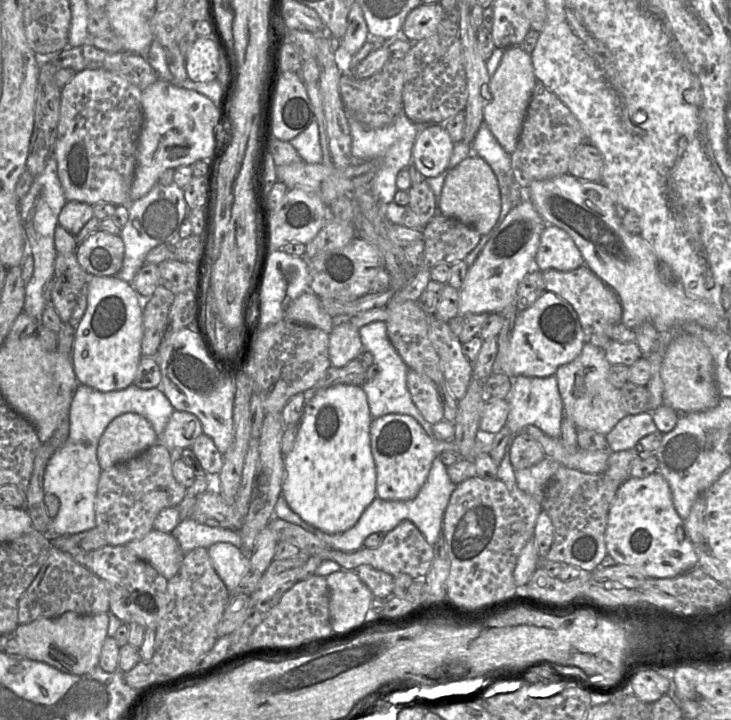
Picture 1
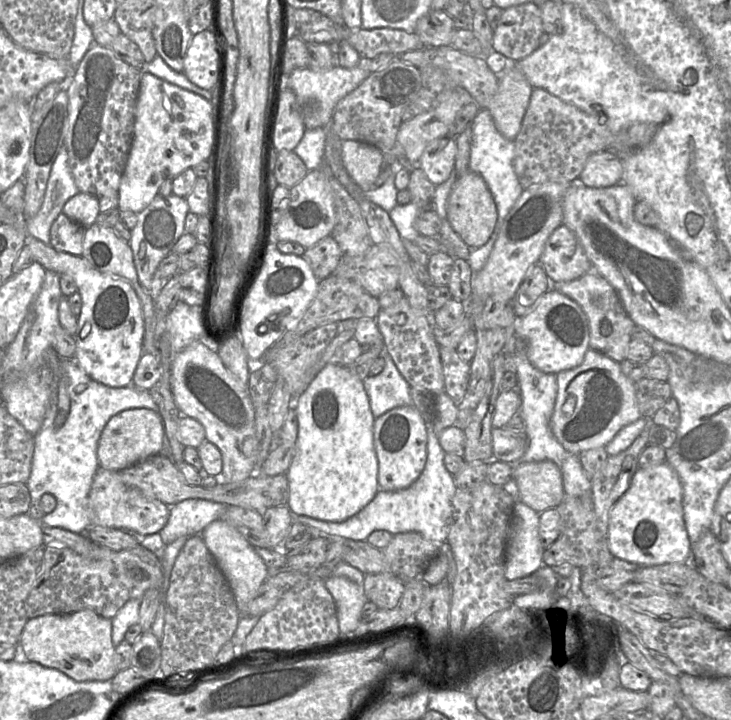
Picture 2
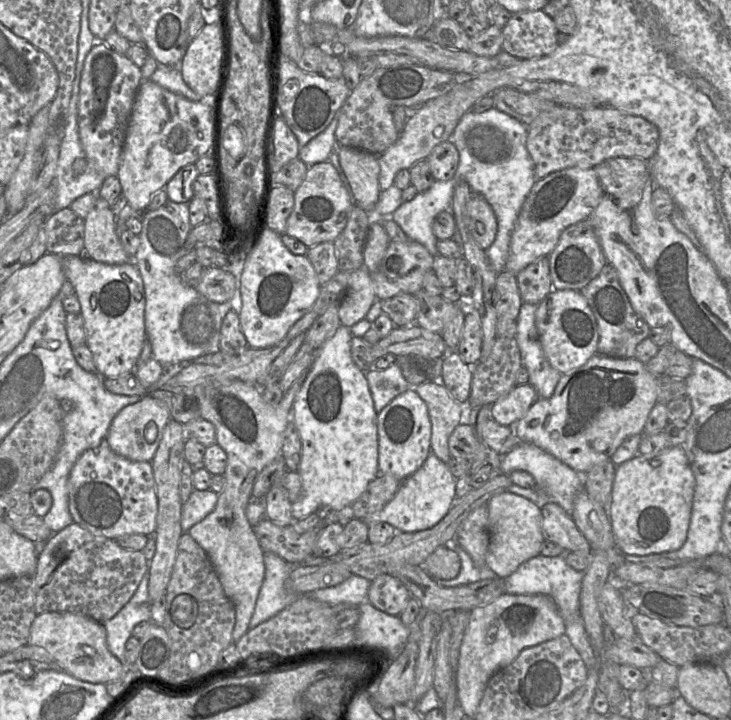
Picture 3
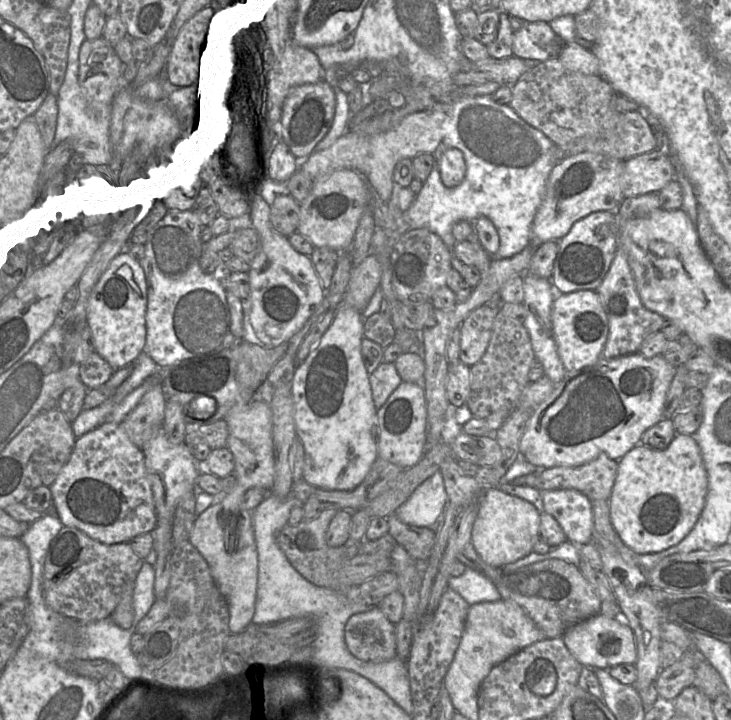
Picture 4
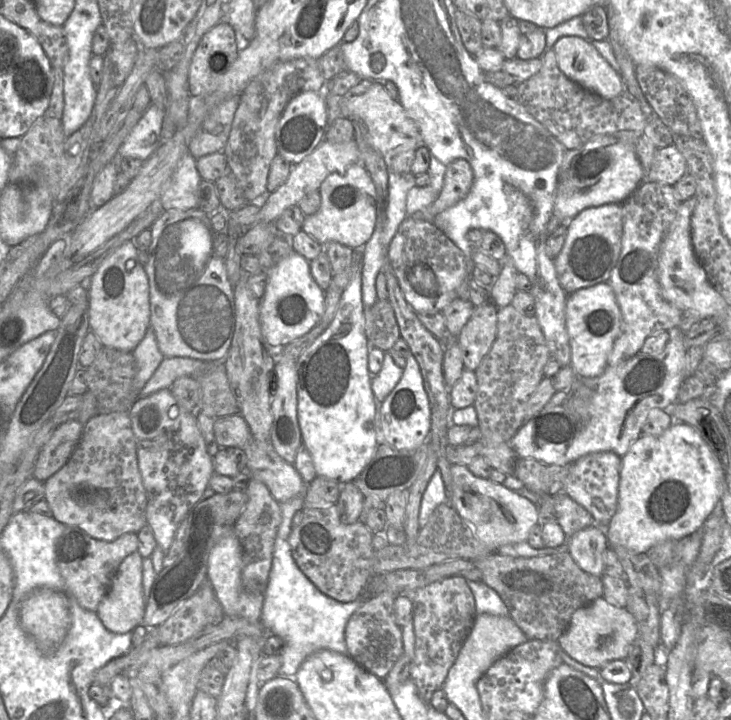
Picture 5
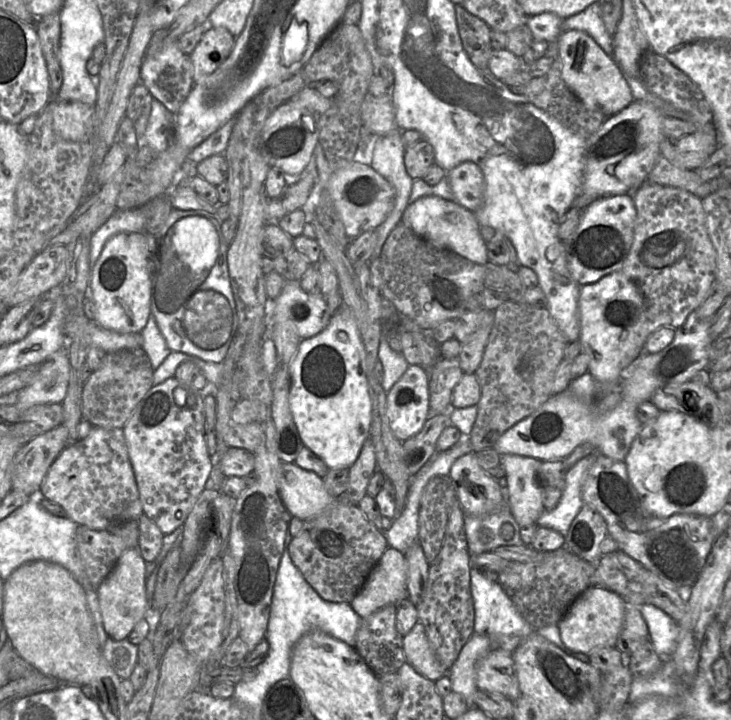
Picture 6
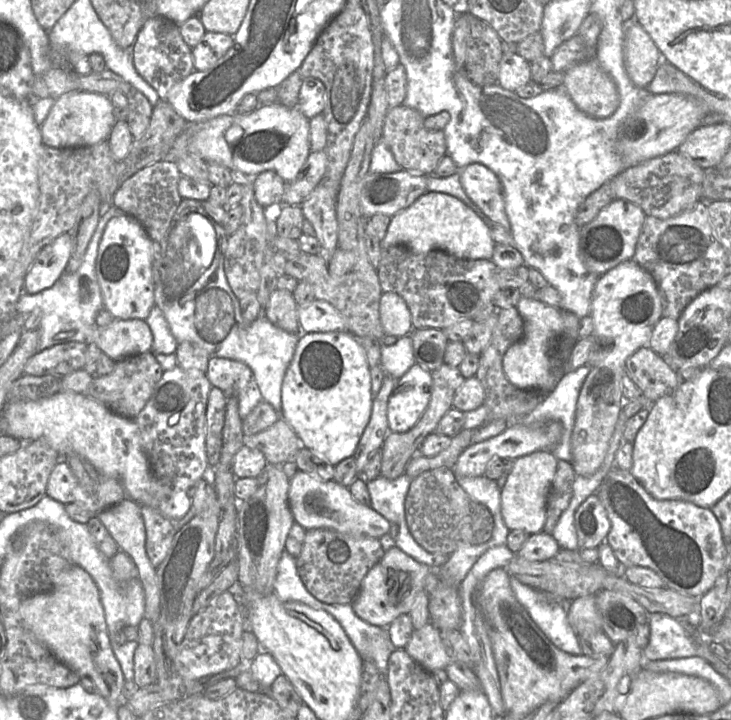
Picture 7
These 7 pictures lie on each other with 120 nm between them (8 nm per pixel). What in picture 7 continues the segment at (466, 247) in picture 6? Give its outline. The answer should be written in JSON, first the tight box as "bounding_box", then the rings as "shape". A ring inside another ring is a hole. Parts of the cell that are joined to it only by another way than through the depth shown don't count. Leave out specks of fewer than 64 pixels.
{"bounding_box":[381,192,495,260],"shape":[[[426,192],[412,205],[391,217],[386,235],[381,241],[381,248],[386,249],[398,244],[406,245],[417,254],[442,250],[456,258],[466,260],[490,260],[495,246],[484,220],[458,198],[441,192]]]}

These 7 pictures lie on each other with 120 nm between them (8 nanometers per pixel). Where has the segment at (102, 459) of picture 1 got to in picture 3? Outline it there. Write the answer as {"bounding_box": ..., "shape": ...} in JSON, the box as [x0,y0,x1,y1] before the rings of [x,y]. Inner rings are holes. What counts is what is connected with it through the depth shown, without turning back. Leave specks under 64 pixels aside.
{"bounding_box":[106,396,171,462],"shape":[[[143,396],[140,401],[124,407],[110,424],[106,440],[110,449],[131,461],[151,462],[171,420],[168,407],[151,396]]]}

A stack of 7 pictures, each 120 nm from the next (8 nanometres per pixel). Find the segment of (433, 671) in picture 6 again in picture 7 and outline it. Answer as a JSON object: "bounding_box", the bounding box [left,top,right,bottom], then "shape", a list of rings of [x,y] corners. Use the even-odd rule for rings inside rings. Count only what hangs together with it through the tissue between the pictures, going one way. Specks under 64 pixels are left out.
{"bounding_box":[404,623,452,672],"shape":[[[432,623],[413,631],[404,650],[429,672],[445,670],[452,661],[440,638],[440,631]]]}

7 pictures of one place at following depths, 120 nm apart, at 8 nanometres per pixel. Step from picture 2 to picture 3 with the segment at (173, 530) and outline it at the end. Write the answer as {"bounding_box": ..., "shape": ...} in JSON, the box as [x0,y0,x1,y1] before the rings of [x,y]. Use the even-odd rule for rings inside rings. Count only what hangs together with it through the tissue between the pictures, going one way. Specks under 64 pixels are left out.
{"bounding_box":[181,489,219,533],"shape":[[[194,489],[189,499],[182,504],[181,528],[187,533],[192,526],[205,519],[216,507],[219,495],[211,490]]]}

